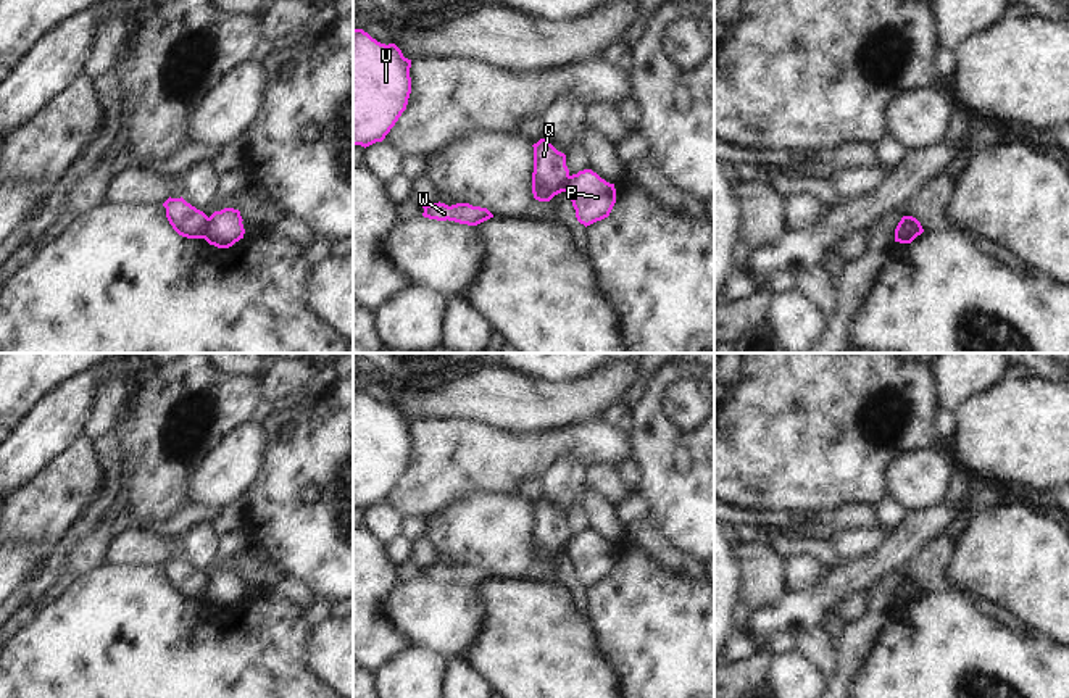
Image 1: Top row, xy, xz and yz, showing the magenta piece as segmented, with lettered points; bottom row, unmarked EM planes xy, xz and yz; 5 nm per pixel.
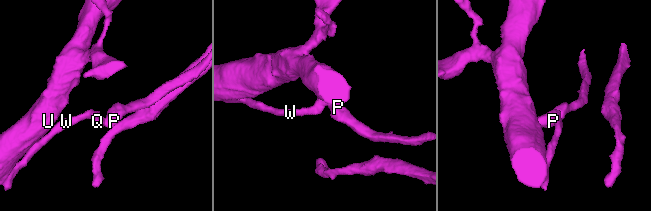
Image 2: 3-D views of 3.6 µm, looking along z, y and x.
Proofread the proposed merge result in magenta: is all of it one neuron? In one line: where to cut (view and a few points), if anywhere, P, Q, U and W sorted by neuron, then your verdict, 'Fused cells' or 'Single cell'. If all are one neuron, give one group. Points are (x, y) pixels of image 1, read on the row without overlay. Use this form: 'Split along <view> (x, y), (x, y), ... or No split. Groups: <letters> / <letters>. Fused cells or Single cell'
Split along xy (208, 579), (202, 598). Groups: P / Q U W. Fused cells

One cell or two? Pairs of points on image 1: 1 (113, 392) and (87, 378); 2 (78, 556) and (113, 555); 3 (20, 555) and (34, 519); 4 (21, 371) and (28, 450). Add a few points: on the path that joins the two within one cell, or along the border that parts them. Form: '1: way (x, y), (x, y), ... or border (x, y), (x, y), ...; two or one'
1: border (100, 369), (91, 413), (86, 419); two
2: border (115, 535), (102, 563); two
3: border (16, 542), (33, 545); two
4: border (50, 389), (16, 426); two

